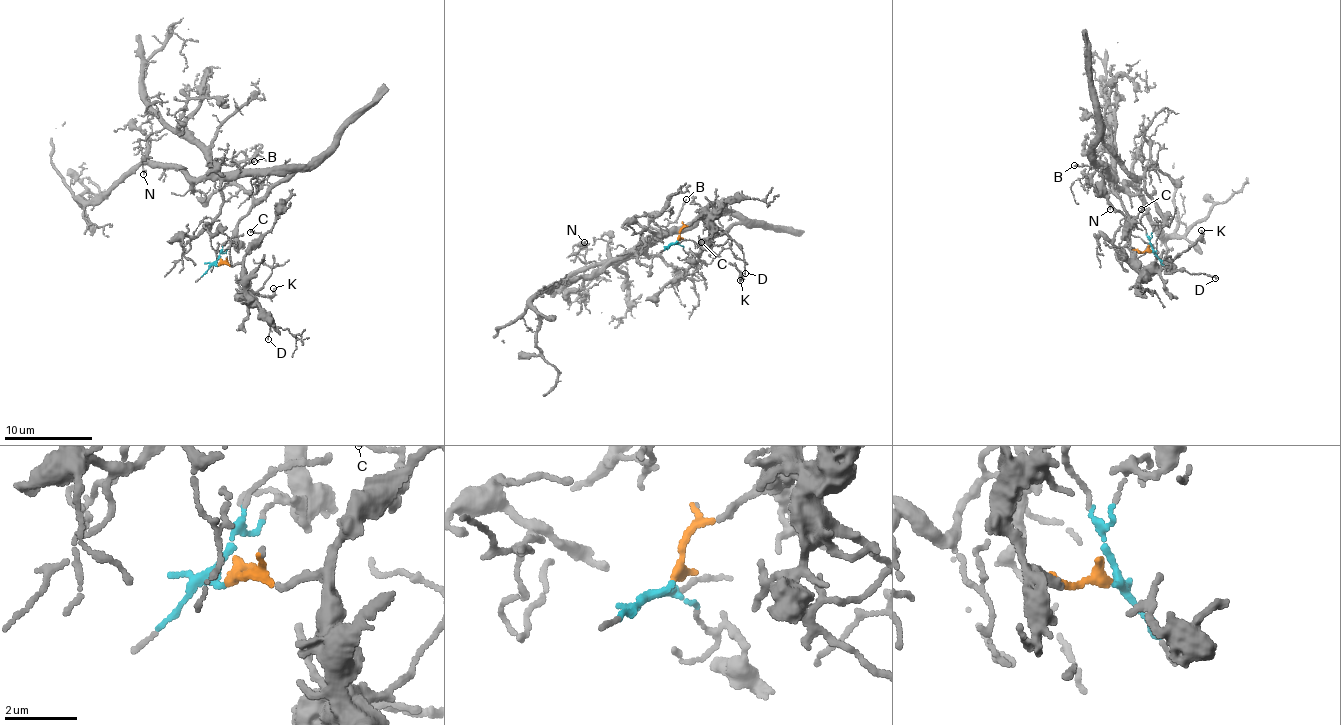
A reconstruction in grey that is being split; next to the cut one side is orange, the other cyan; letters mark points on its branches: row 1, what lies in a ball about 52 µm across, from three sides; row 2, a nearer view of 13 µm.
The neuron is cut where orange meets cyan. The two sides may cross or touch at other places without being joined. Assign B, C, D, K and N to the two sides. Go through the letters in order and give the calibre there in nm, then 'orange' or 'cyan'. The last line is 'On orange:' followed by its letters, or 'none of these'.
B: 140 nm | cyan
C: 160 nm | orange
D: 140 nm | orange
K: 170 nm | orange
N: 160 nm | cyan
On orange: C, D, K

